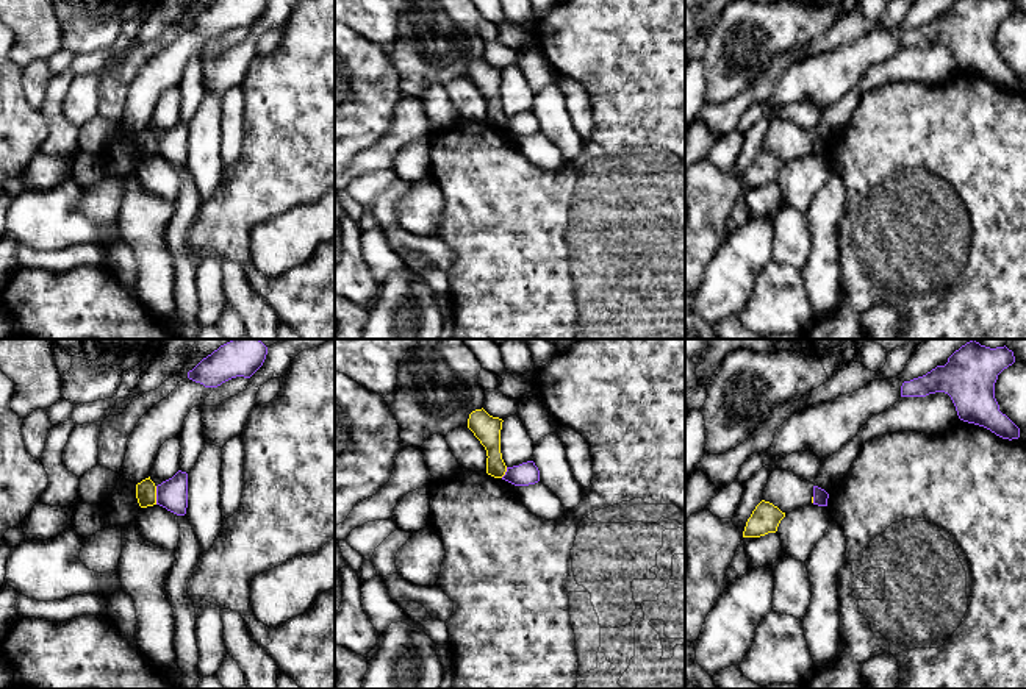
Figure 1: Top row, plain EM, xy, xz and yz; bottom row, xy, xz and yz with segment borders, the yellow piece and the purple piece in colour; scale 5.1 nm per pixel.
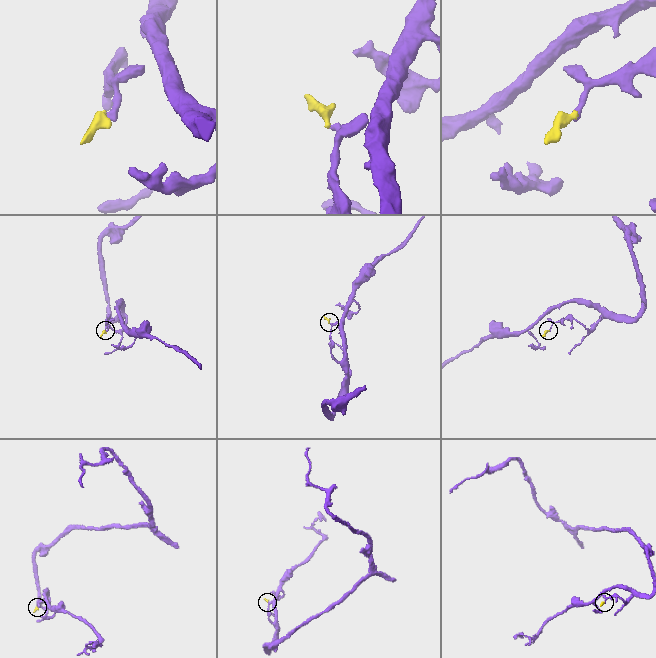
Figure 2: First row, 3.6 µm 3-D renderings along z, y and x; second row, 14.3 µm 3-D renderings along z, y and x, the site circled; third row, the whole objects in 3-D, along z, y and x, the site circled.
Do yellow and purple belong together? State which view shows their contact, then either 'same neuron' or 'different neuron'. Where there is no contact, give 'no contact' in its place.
meets yellow in xy; different neuron

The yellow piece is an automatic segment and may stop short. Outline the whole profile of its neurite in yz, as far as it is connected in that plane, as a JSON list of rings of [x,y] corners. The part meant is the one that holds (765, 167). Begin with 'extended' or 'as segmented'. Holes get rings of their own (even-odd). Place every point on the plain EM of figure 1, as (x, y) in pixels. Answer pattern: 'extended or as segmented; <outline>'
as segmented; [[[762,150],[746,172],[743,187],[760,187],[768,183],[776,183],[780,170],[785,167],[777,156]]]

